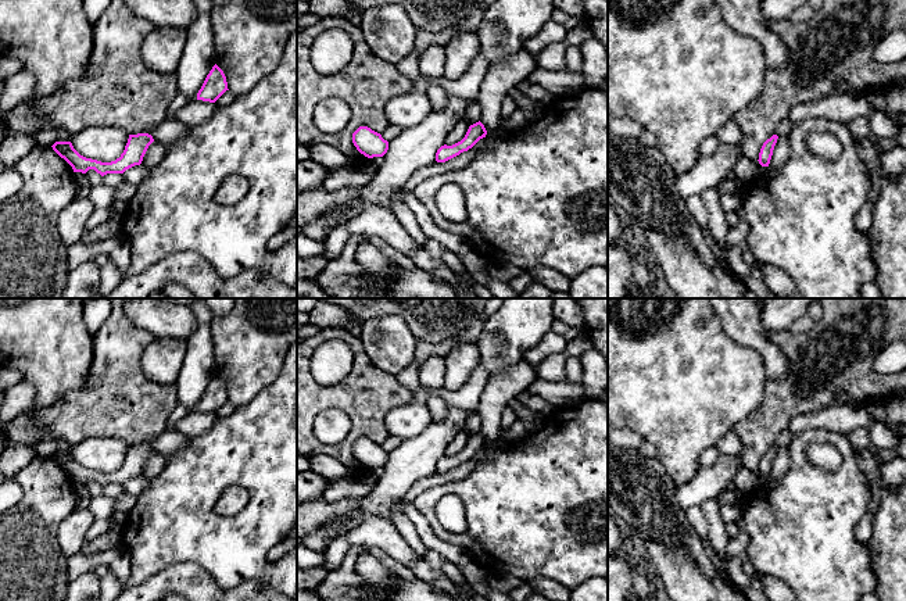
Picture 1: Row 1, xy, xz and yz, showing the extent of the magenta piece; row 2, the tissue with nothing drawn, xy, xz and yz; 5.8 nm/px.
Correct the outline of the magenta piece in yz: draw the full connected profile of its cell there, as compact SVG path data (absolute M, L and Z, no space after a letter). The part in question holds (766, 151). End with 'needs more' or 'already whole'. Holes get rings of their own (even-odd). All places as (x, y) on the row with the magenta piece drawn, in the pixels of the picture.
M773 135L763 143L758 160L762 167L769 167L777 139L778 136Z | already whole

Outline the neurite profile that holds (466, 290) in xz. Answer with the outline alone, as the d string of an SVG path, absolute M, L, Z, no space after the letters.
M455 273L458 282L461 283L461 290L456 291L456 298L477 298L477 294L468 278L463 275Z

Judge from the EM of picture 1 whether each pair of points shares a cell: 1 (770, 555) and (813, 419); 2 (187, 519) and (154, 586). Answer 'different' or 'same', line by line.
1: different
2: different

